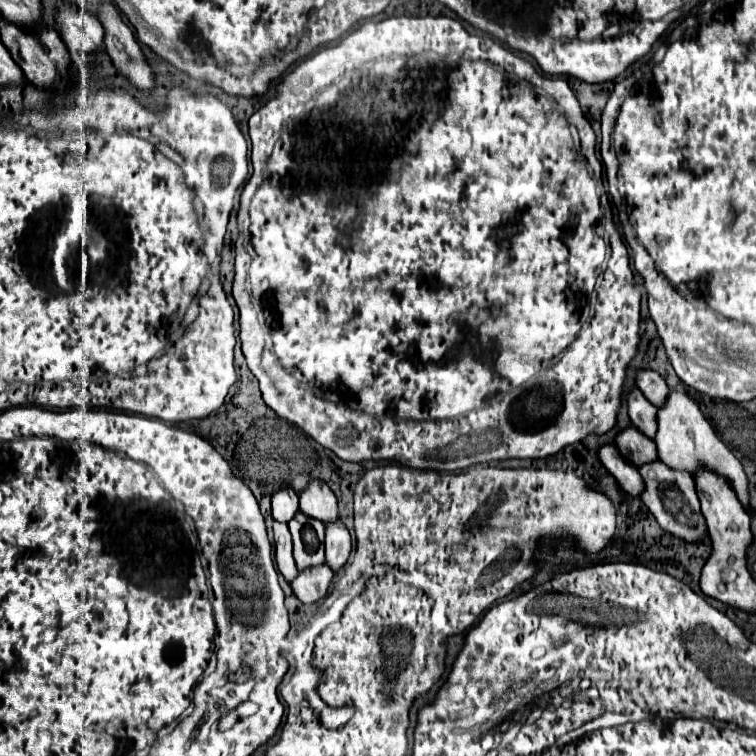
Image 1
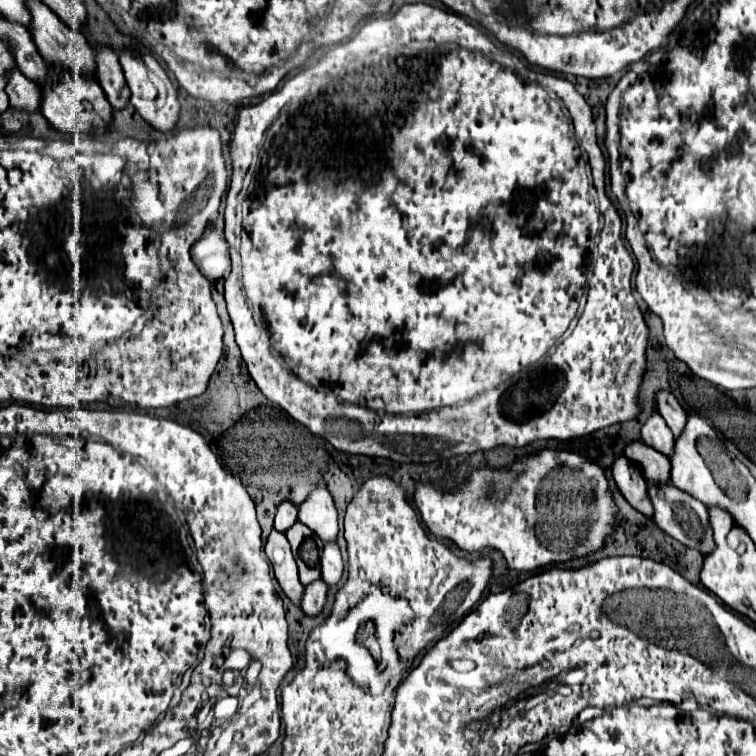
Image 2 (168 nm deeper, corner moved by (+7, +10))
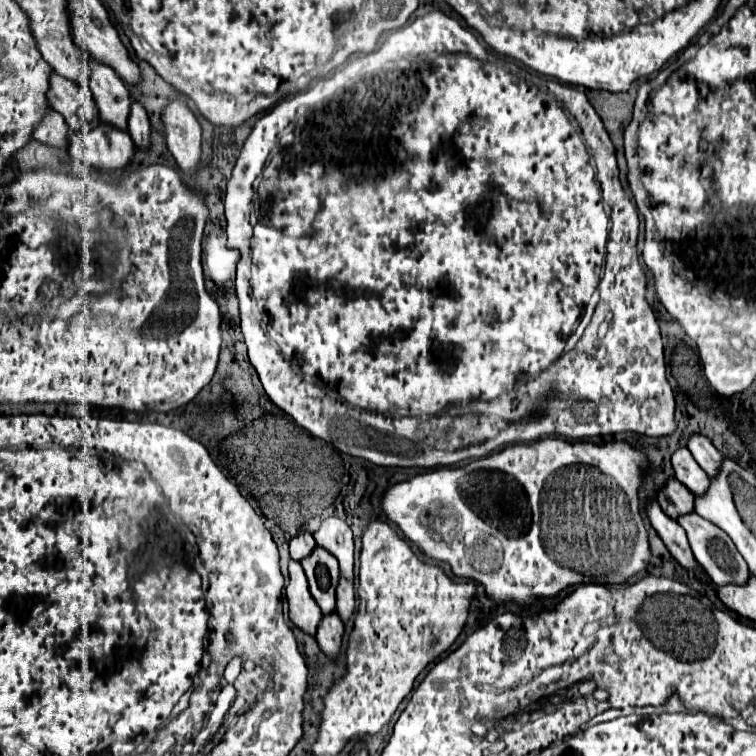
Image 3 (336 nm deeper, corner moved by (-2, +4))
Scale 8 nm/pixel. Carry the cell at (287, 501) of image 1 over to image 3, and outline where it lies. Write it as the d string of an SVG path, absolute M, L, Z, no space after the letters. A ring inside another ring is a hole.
M299 532L297 536L293 536L293 538L289 540L289 552L291 552L291 558L295 558L295 560L305 558L307 554L311 554L313 546L315 546L313 536L311 536L309 532Z

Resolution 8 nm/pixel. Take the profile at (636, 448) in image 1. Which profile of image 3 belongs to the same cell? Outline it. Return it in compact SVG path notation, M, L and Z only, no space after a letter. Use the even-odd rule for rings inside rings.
M675 476L667 478L665 486L657 494L659 506L671 518L677 518L679 514L685 514L685 512L693 512L693 500L695 500L693 492L687 486L683 486Z

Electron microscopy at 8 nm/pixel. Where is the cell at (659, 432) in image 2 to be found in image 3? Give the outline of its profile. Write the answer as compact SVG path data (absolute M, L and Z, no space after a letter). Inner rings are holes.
M681 446L671 454L671 464L675 470L675 478L679 482L683 482L691 492L701 494L703 490L707 490L707 474L701 470L701 466L695 462L695 458L691 458L691 452Z

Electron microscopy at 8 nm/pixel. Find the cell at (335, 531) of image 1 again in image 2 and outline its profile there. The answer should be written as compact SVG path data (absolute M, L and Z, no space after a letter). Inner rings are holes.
M326 544L324 546L320 564L322 564L322 580L328 586L336 586L340 582L340 578L342 578L342 570L344 570L338 544Z

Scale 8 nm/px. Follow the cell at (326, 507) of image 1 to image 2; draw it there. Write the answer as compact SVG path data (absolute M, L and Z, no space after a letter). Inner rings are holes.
M316 488L298 508L298 520L306 524L320 540L336 542L338 538L338 512L326 488Z

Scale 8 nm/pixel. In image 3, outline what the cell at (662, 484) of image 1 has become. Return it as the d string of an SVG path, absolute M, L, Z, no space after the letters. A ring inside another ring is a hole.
M689 512L689 514L683 514L677 518L677 524L681 528L685 528L687 532L687 538L689 538L689 546L691 546L691 552L695 554L695 560L703 566L703 570L707 572L707 576L717 584L727 584L727 582L747 582L747 564L743 560L743 556L737 552L733 540L721 530L717 528L713 522L701 518L699 514L695 512Z

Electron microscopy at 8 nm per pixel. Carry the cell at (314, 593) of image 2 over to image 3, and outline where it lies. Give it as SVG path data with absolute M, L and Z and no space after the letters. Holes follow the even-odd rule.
M337 612L325 614L317 626L317 642L321 650L329 656L337 656L339 646L341 646L341 636L343 636L343 620L339 618Z

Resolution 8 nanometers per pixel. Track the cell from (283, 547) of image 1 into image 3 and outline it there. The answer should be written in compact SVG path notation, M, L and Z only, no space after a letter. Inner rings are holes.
M289 558L289 584L287 584L287 600L289 600L289 618L295 626L299 626L307 634L315 634L315 622L323 616L315 598L309 592L305 572L301 564Z

